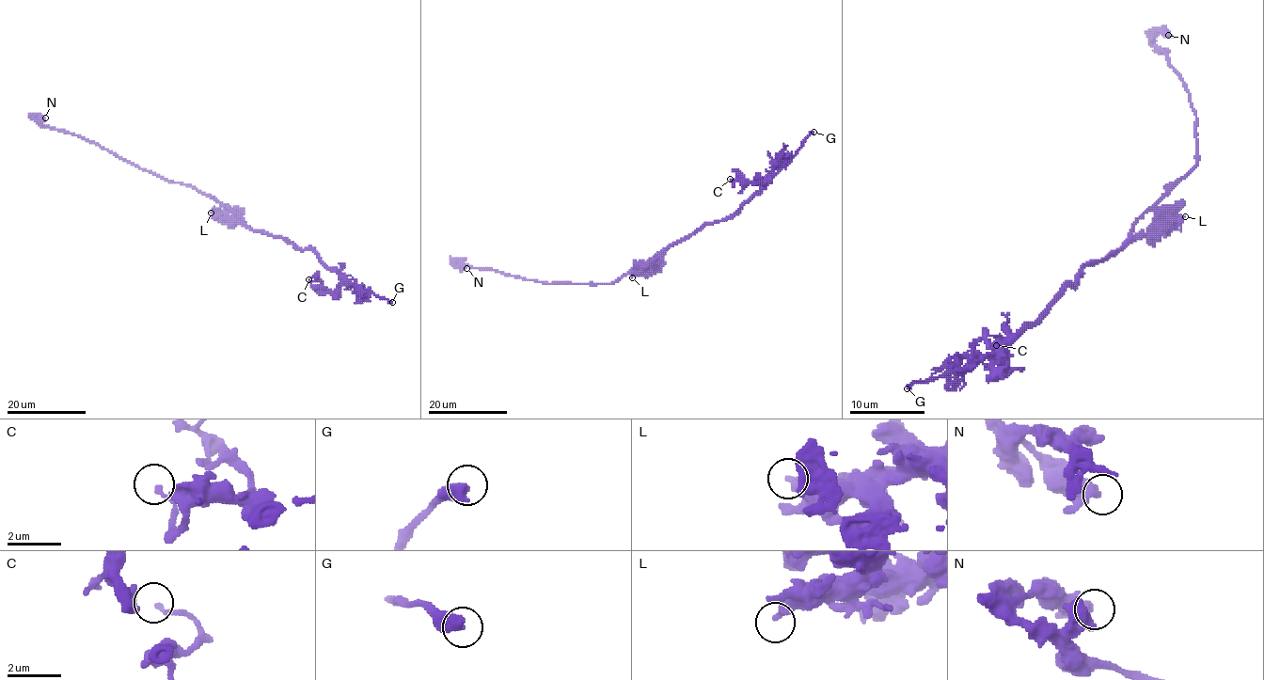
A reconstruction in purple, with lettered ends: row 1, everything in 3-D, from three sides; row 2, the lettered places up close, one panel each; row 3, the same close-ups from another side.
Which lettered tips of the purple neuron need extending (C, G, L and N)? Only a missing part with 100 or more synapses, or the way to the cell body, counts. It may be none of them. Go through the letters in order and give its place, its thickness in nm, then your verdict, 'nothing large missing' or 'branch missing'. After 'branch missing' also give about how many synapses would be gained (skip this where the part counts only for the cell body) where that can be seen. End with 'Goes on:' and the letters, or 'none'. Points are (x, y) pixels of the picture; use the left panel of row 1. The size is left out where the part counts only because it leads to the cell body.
C: place (308, 279); calibre 180 nm; nothing large missing
G: place (392, 302); calibre 500 nm; branch missing
L: place (211, 213); calibre 320 nm; nothing large missing
N: place (45, 118); calibre 360 nm; nothing large missing
Goes on: G

